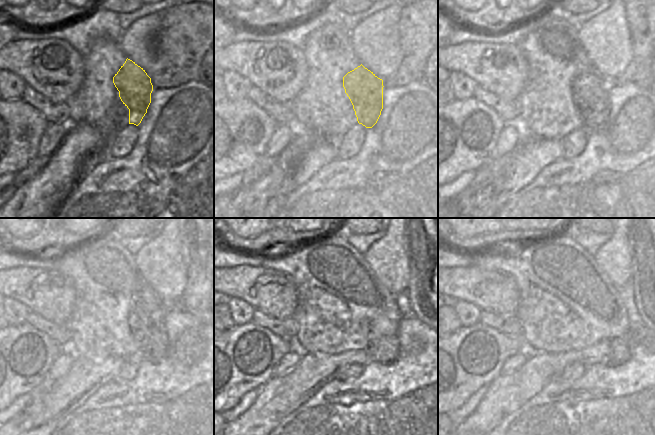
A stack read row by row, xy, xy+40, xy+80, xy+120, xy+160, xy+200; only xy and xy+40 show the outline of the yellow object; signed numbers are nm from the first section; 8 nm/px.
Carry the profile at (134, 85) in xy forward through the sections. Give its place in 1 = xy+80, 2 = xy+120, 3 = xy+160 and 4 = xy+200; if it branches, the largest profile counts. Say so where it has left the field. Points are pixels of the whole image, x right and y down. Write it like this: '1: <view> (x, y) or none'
1: xy+80 (589, 91)
2: xy+120 (150, 335)
3: xy+160 (384, 350)
4: xy+200 (618, 347)

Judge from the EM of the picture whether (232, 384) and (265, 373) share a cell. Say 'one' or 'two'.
one

